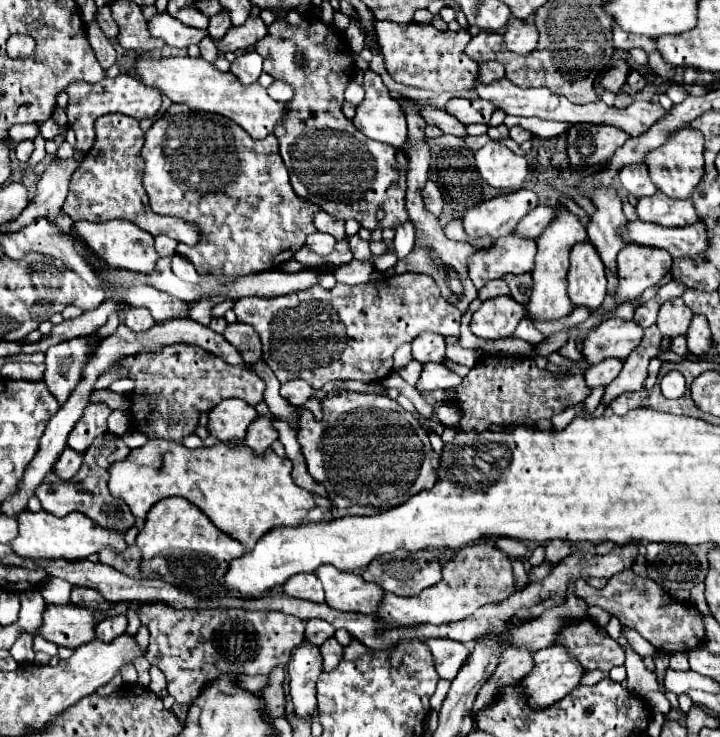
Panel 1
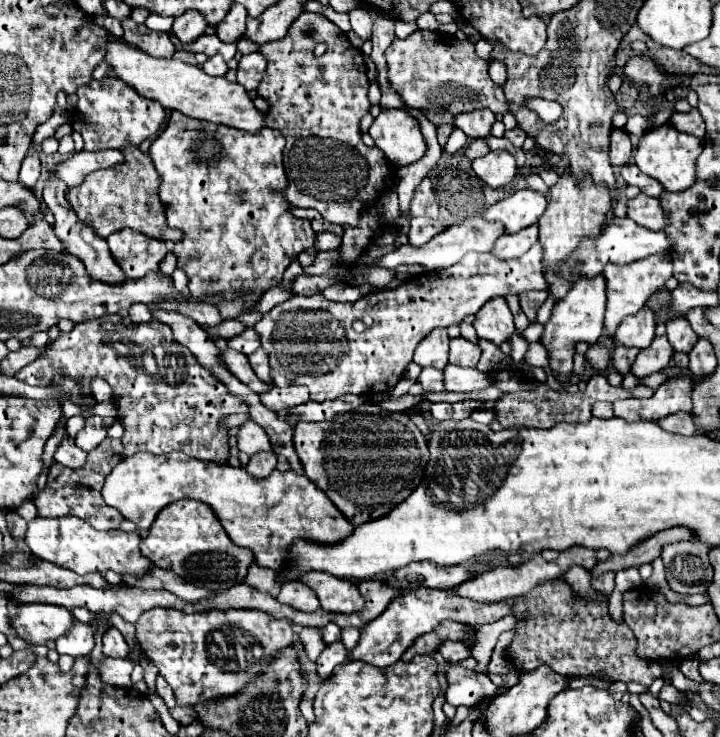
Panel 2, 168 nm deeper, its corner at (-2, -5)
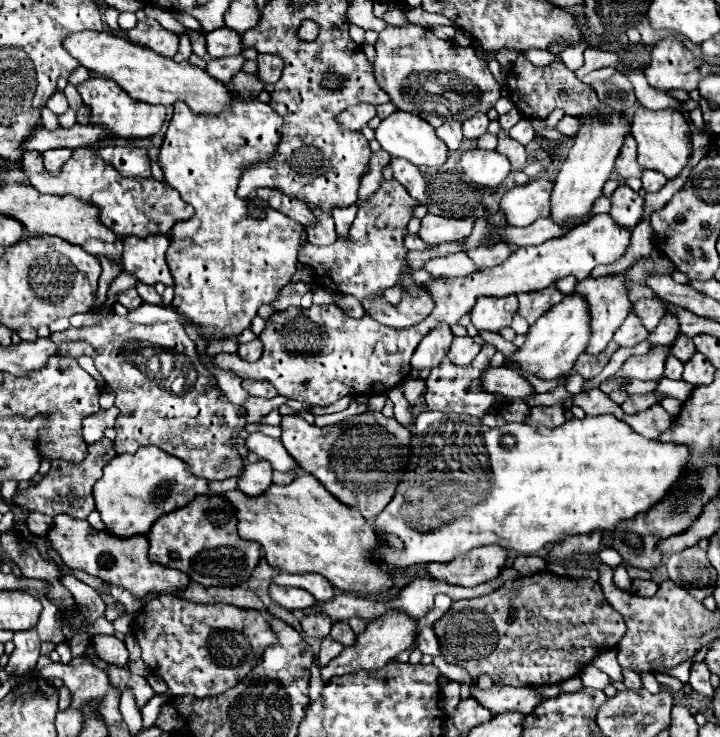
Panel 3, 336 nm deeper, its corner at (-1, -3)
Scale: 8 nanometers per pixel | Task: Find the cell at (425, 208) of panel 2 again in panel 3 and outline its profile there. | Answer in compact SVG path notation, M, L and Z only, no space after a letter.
M391 158L393 164L393 176L407 188L407 192L419 202L419 204L427 204L427 184L425 178L421 174L421 170L405 160L397 160Z

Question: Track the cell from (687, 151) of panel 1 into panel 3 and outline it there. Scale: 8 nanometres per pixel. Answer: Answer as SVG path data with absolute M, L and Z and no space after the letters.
M637 108L635 118L631 122L631 135L637 140L637 154L639 154L637 158L639 158L641 168L661 172L661 174L665 174L667 180L677 178L691 160L693 144L691 144L691 136L689 136L689 126L687 126L685 116L677 110Z

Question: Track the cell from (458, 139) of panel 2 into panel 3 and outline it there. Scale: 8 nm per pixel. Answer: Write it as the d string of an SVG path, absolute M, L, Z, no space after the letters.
M395 110L389 118L381 120L379 128L375 130L375 138L379 140L381 148L389 152L395 158L405 158L415 166L425 166L425 168L439 168L447 160L447 146L437 138L435 128L423 120L421 116L415 116L411 112Z

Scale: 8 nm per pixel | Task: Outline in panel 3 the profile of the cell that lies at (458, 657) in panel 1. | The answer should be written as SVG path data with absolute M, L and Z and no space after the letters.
M477 684L469 688L471 698L475 698L483 708L489 708L491 712L517 710L529 714L541 702L541 696L531 688L515 688L505 684L493 684L493 688L489 690L481 690Z

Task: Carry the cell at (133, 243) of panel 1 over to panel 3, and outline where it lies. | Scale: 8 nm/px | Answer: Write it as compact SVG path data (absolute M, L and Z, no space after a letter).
M153 234L147 238L123 236L123 256L121 268L135 276L143 284L163 282L165 286L173 284L171 270L165 262L165 252L169 248L169 236Z

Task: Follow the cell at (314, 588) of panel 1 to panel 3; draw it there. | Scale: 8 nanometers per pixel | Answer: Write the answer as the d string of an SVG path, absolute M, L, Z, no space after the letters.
M271 584L269 594L285 610L303 610L303 608L309 608L309 606L315 604L315 598L309 592L301 590L301 588L289 588L289 586Z

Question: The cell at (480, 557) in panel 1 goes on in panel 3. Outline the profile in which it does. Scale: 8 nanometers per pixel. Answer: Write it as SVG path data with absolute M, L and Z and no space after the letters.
M387 612L387 614L371 620L367 624L365 632L361 632L357 636L357 642L353 646L345 646L341 656L337 656L337 660L331 660L329 666L325 666L321 670L321 676L323 676L323 680L331 680L333 676L343 676L349 672L357 672L361 668L381 670L385 664L395 660L401 652L411 648L411 644L415 640L415 632L417 632L417 620L413 616L409 616L407 612Z

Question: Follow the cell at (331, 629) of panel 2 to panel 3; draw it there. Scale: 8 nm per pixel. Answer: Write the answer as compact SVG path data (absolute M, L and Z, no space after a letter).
M335 622L333 628L331 628L331 636L333 636L333 640L341 642L343 646L351 646L353 640L355 640L355 634L353 634L353 630L349 628L347 622Z

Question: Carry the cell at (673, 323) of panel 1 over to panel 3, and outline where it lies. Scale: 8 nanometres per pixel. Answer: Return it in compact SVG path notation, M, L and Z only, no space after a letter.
M679 332L675 342L673 342L673 346L671 346L671 354L677 356L681 362L687 362L693 356L693 352L695 352L693 340L689 336L685 336L683 332Z

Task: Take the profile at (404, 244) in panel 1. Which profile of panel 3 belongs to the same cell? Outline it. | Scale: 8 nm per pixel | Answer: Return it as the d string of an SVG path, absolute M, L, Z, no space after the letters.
M427 214L421 220L419 238L425 244L441 244L441 242L463 240L473 230L473 220L475 218L445 218L445 216Z

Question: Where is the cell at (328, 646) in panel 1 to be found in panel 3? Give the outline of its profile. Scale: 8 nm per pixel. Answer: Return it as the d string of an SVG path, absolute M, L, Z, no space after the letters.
M325 638L323 642L321 642L321 650L319 650L319 656L317 656L317 662L319 662L319 666L323 668L323 666L327 666L335 656L339 656L341 654L341 650L343 650L343 646L341 644L337 644L333 638Z

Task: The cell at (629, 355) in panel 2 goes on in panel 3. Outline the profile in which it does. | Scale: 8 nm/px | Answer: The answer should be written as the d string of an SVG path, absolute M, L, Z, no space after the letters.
M631 312L629 318L625 320L625 324L621 324L621 328L615 332L613 340L619 342L619 346L623 346L623 348L631 348L637 342L643 342L647 336L649 334L645 332L645 328L641 328L637 316L633 316L633 312Z

